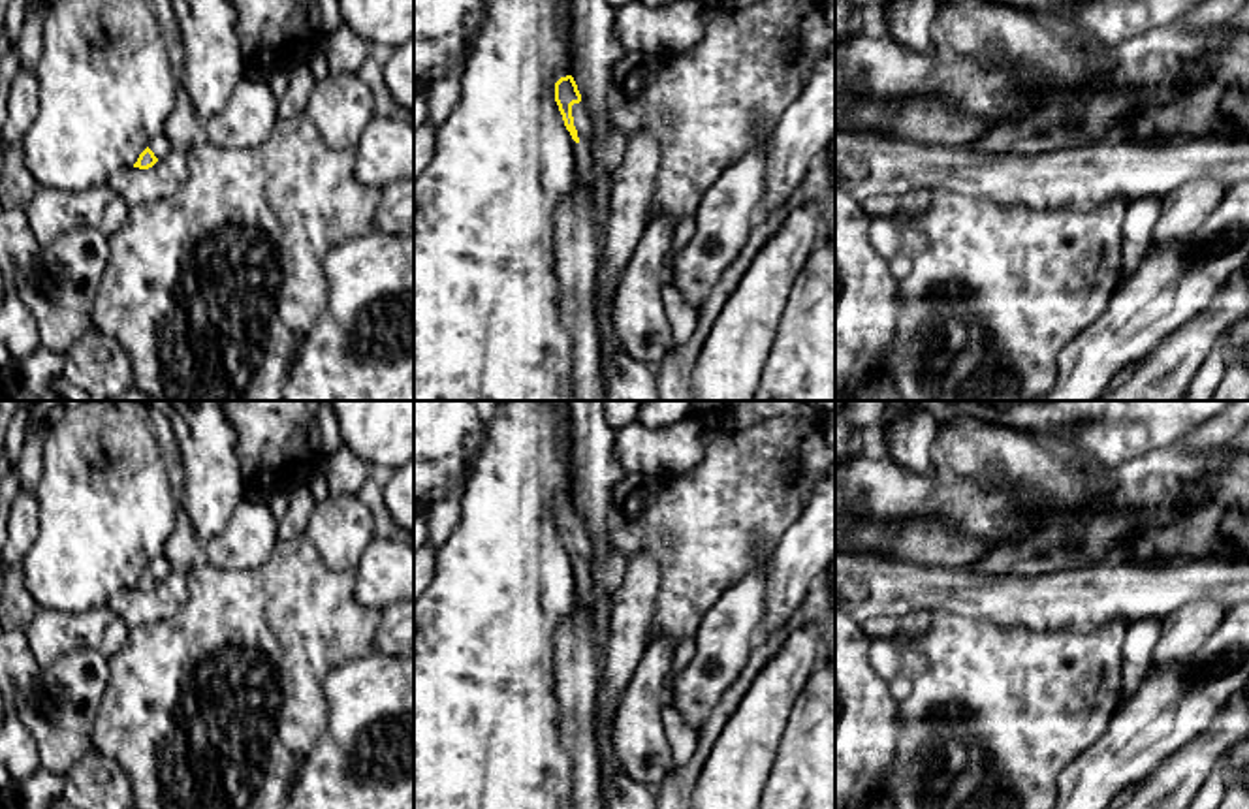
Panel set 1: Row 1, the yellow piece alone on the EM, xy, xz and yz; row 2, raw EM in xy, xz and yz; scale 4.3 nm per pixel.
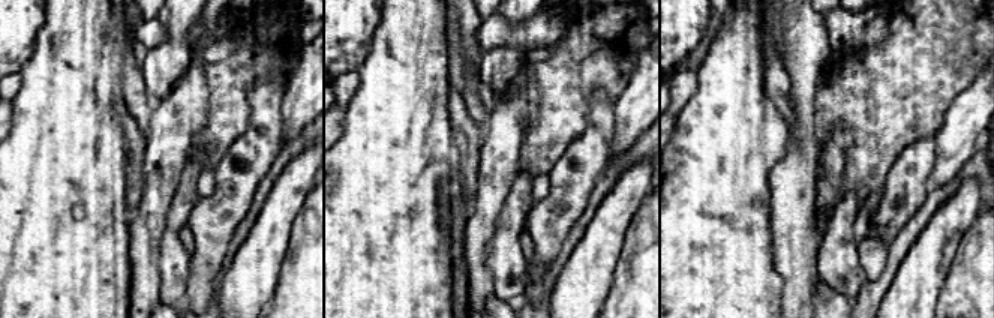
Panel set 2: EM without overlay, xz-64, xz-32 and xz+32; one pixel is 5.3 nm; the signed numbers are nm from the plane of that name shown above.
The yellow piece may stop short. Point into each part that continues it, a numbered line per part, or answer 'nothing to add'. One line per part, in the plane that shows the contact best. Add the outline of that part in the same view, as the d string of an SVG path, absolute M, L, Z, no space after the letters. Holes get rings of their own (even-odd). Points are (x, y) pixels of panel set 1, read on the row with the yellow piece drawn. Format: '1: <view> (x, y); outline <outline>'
1: xz (595, 149); outline M583 102L572 105L572 117L579 137L579 152L585 154L591 169L589 192L593 194L596 207L604 211L609 201L609 186L604 182L604 175L613 169L613 162L608 156L608 141L596 137Z

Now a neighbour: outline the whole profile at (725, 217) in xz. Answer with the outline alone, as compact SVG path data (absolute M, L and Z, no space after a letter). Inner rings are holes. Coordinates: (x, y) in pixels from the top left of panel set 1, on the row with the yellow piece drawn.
M767 130L756 149L722 171L698 205L696 231L673 258L673 286L696 310L749 239L771 151L773 134Z

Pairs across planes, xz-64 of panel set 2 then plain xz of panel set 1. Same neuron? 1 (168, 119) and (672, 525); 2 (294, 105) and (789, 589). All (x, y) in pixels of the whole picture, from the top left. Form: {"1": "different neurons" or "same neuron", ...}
{"1": "different neurons", "2": "same neuron"}

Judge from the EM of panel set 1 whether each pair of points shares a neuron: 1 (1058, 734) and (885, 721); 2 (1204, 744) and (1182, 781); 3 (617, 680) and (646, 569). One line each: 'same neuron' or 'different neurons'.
1: different neurons
2: same neuron
3: same neuron

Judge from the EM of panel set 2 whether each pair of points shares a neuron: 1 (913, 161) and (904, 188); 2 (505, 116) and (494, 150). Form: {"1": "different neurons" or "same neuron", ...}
{"1": "same neuron", "2": "same neuron"}

